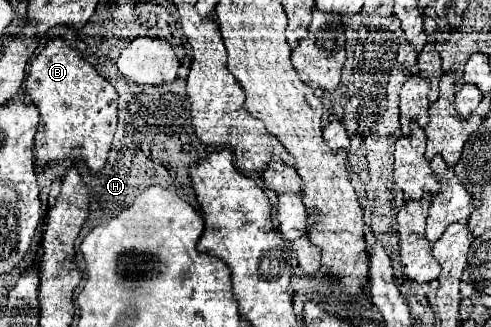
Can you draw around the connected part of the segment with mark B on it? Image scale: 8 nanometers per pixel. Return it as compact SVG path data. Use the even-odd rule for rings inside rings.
M69 27L53 29L51 35L55 37L49 39L29 69L27 93L41 113L33 153L41 169L71 157L83 159L91 173L99 173L99 169L103 169L103 161L107 161L107 153L115 135L119 93L111 81L103 79L97 69L81 57L79 51L69 47L67 33Z

